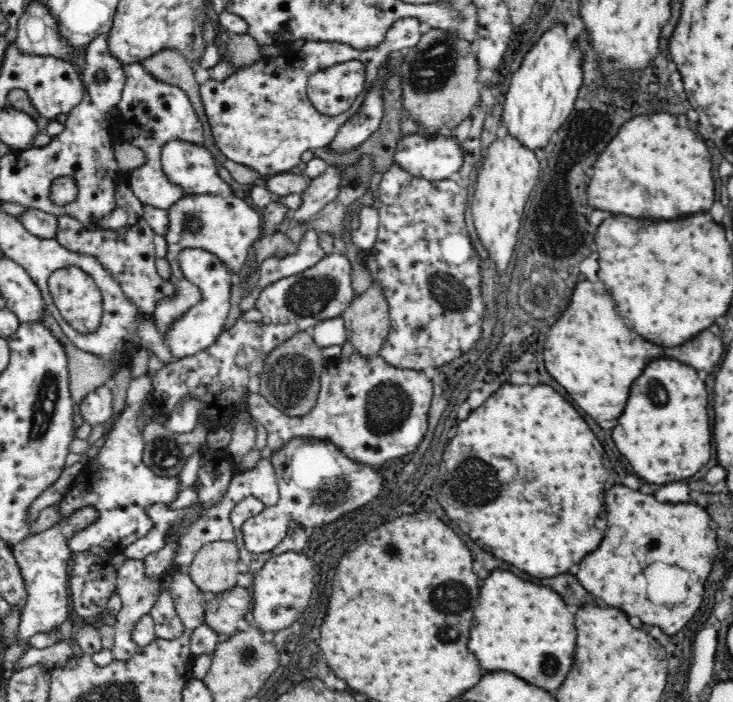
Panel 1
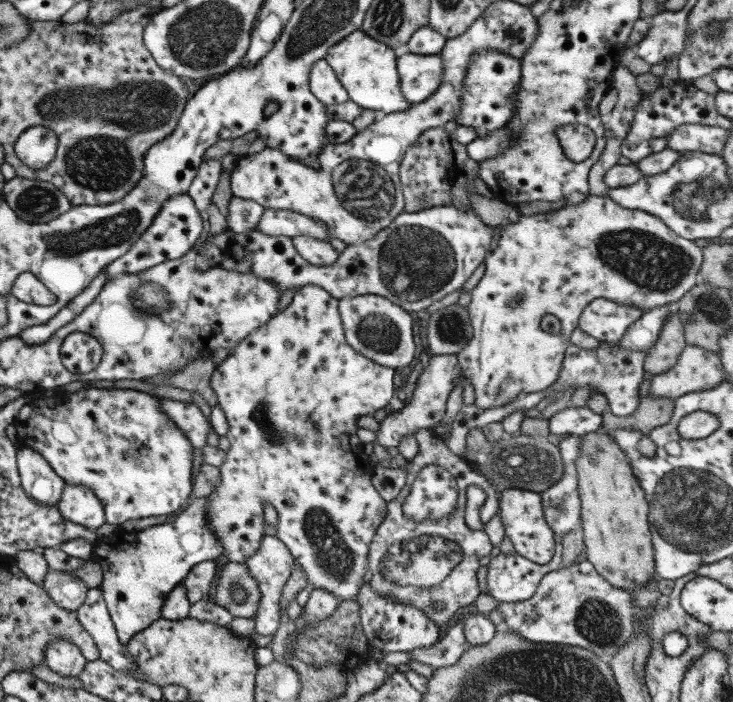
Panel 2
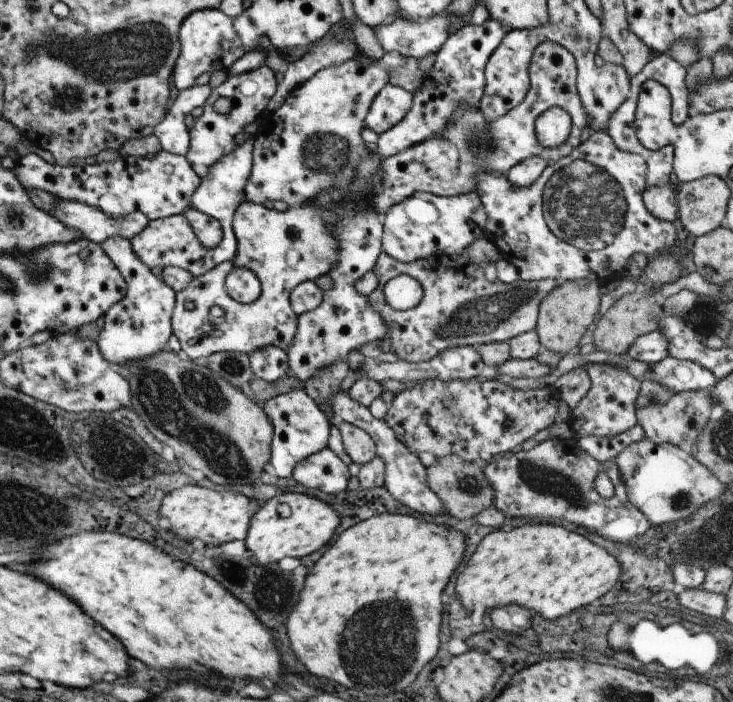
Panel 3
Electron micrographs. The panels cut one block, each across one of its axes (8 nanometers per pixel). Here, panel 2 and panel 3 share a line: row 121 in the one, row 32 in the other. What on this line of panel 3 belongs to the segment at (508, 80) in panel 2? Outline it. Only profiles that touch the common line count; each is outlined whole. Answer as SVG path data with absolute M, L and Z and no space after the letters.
M487 18L479 26L471 26L465 22L463 28L453 32L447 38L447 42L439 48L439 52L427 62L427 68L423 74L425 76L423 84L413 94L409 112L389 132L379 134L379 140L373 146L373 148L377 148L379 156L383 160L391 158L391 156L407 150L409 146L421 144L423 140L429 140L431 136L439 134L443 130L443 126L447 124L449 116L455 112L455 104L461 102L461 104L479 106L481 96L483 96L483 86L485 86L485 64L509 30L511 28L501 24L499 20Z

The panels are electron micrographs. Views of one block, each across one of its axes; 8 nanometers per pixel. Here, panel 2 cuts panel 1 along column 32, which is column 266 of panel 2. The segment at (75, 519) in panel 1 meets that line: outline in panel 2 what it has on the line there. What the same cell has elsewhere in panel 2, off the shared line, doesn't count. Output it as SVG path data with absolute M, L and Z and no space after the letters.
M263 536L255 554L245 562L249 574L251 574L253 582L257 584L257 590L259 590L259 604L257 604L257 612L255 612L253 620L255 620L255 632L261 636L273 636L279 628L279 618L281 618L279 600L281 600L283 586L287 584L289 574L295 568L293 560L295 558L291 556L287 546L277 536Z

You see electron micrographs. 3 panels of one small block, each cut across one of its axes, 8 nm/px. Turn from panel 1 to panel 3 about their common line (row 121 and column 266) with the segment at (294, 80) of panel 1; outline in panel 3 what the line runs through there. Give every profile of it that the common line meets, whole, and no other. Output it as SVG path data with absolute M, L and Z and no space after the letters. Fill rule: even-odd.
M253 202L239 204L233 216L233 234L237 238L235 258L215 266L203 276L191 278L187 288L175 294L171 328L181 344L181 352L185 352L189 360L217 352L251 356L255 350L267 346L287 352L299 324L299 316L291 308L289 292L303 282L313 282L313 278L327 274L337 260L337 242L327 234L325 226L329 218L331 212L323 214L323 210L317 212L305 204L287 208L285 212L275 212L273 208ZM233 268L251 270L259 278L261 296L253 304L239 304L227 294L225 278Z

